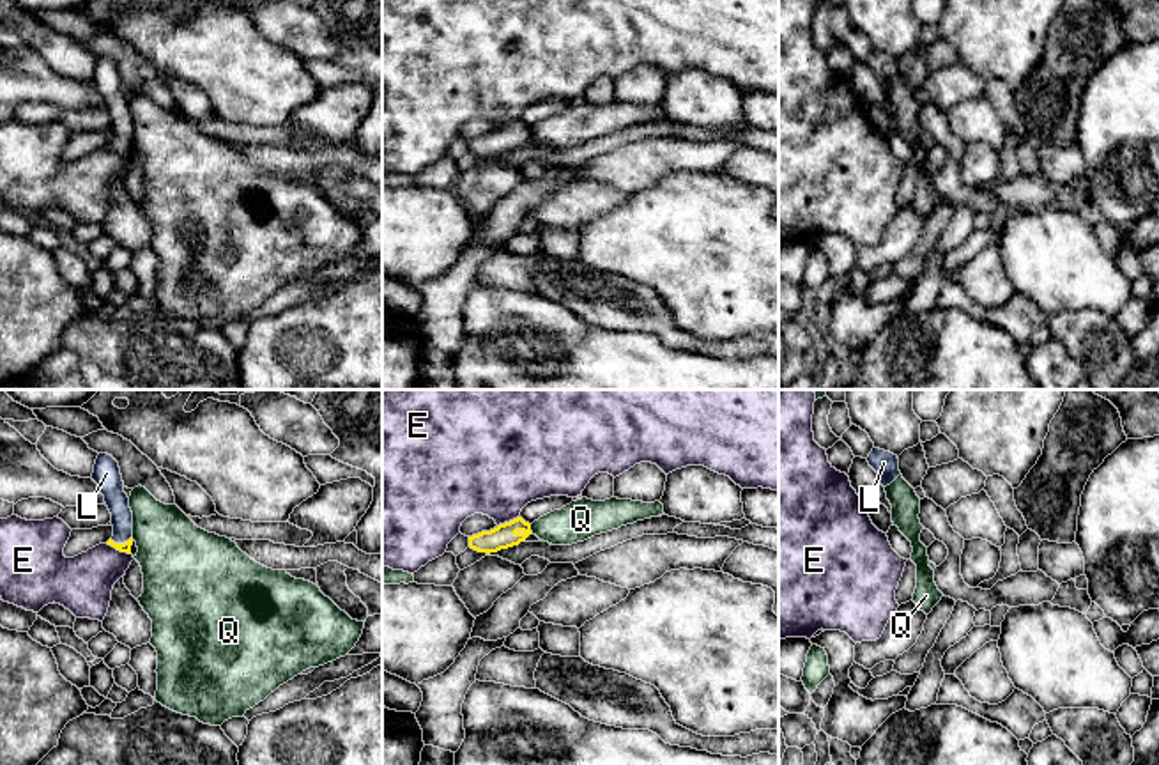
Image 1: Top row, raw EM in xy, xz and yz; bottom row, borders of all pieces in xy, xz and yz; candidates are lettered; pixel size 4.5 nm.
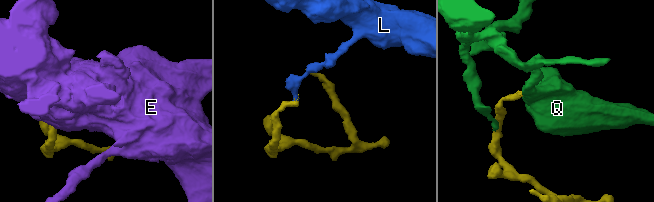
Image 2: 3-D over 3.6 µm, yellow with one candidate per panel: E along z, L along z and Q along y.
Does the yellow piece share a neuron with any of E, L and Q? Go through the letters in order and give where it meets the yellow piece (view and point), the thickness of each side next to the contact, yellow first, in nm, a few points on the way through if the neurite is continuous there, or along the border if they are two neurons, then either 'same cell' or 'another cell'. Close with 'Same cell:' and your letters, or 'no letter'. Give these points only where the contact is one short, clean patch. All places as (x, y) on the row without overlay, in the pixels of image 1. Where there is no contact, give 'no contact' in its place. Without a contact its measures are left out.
E: contact xy (119, 153); calibres 50 and 260 nm; border xy (107, 146), (130, 158); another cell
L: contact xy (121, 147); calibres 50 and 110 nm; way xy (124, 151), (121, 147), (121, 114), (117, 105); same cell
Q: contact xz (529, 131); calibres 110 and 180 nm; another cell
Same cell: L

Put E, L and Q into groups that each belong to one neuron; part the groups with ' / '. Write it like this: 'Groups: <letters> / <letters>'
Groups: E / L / Q

